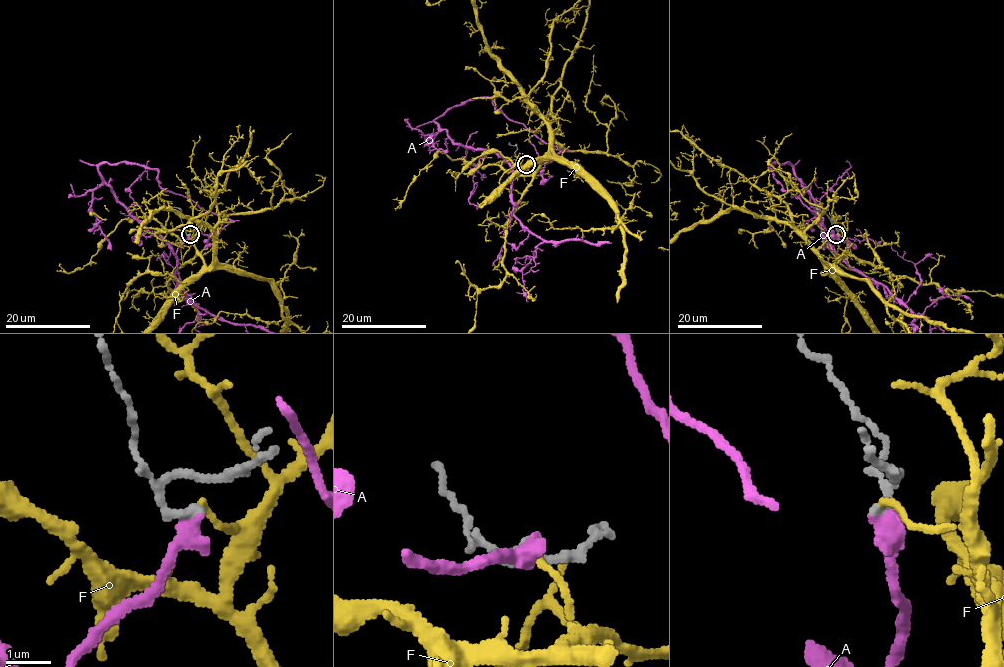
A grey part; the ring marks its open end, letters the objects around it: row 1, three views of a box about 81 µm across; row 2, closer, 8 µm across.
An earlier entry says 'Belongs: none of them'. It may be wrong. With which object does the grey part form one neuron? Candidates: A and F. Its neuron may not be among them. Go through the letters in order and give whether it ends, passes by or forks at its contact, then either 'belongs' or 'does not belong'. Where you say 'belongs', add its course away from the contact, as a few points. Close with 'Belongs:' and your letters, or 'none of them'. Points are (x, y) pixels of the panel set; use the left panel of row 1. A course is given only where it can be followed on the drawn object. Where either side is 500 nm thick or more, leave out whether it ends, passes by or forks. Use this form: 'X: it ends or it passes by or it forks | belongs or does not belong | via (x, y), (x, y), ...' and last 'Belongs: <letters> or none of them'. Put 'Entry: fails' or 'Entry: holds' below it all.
A: it ends | does not belong
F: it ends | does not belong
Belongs: none of them
Entry: holds

